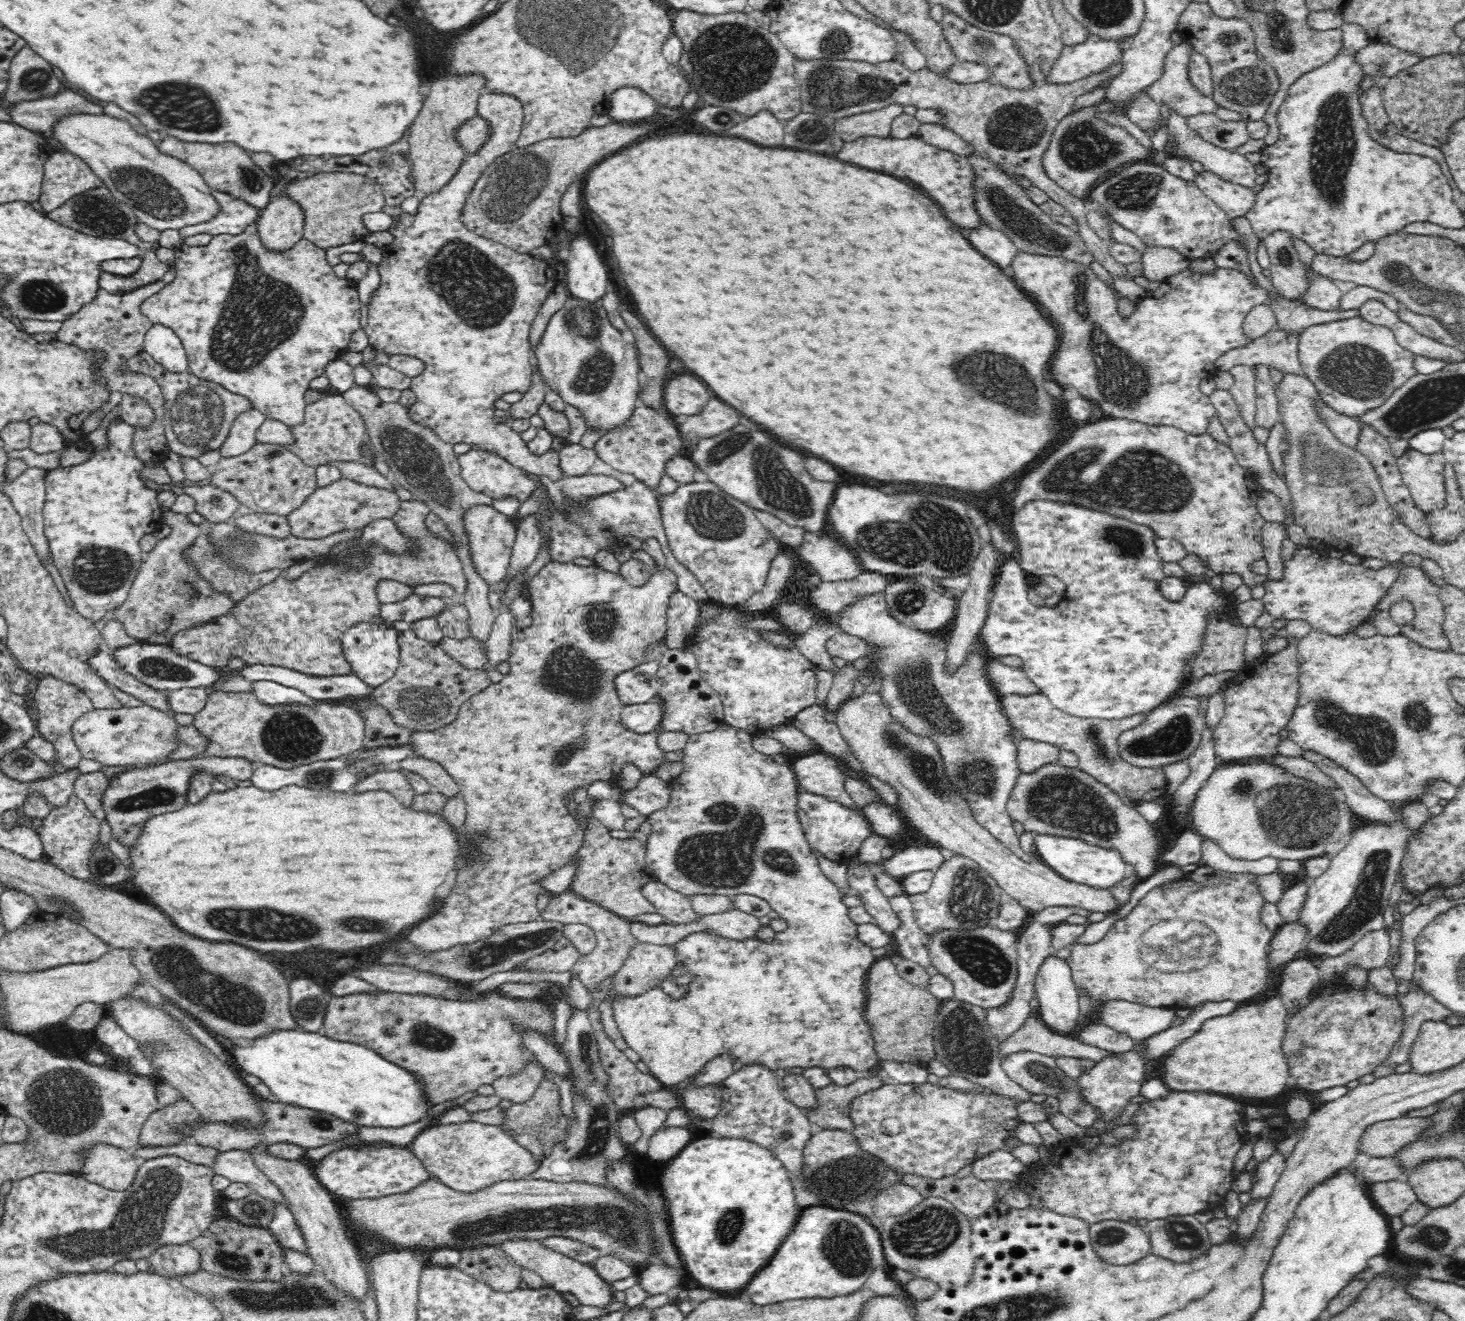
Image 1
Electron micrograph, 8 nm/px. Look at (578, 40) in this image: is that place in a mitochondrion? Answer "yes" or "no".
yes

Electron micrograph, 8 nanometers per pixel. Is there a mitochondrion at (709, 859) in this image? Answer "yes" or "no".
yes

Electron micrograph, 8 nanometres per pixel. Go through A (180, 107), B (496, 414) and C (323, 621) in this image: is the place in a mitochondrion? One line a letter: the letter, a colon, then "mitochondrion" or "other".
A: mitochondrion
B: other
C: other

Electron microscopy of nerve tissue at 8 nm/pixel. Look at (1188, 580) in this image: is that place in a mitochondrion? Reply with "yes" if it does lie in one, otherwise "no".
no

